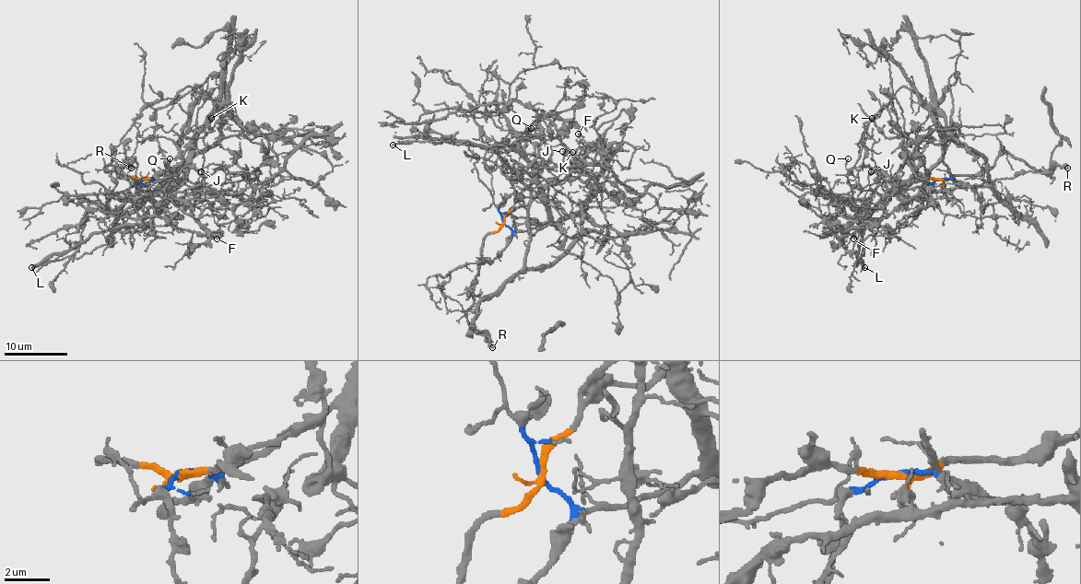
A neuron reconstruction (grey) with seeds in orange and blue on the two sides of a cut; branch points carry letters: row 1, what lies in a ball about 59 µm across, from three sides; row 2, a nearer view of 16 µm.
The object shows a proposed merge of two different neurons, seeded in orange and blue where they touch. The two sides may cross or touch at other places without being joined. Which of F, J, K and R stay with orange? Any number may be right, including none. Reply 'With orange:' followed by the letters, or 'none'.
With orange: R

